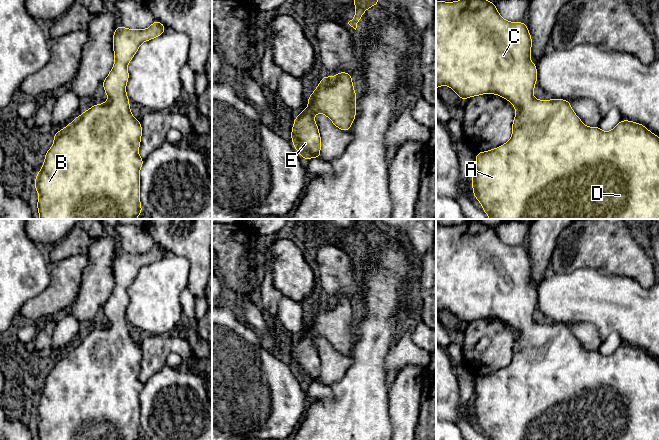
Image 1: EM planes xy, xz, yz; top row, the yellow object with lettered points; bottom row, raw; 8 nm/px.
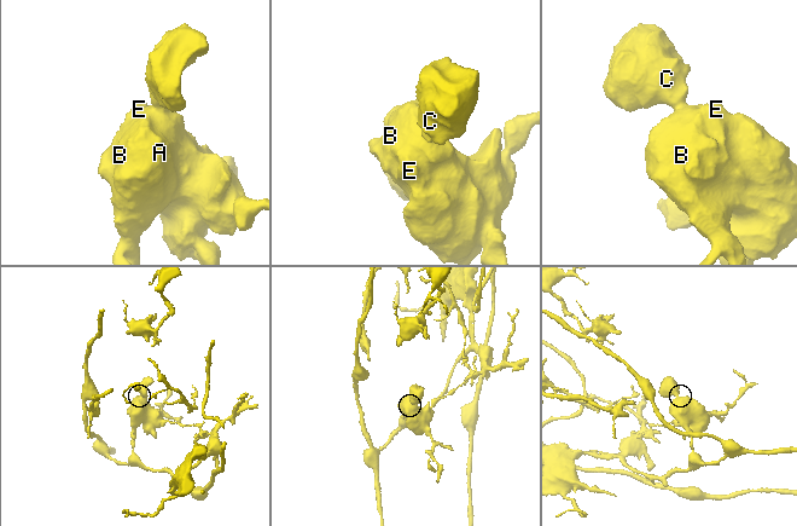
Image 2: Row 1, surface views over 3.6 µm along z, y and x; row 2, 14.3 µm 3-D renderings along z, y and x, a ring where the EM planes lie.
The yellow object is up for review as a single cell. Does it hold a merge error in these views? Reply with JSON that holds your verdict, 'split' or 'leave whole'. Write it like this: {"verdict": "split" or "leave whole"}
{"verdict": "leave whole"}

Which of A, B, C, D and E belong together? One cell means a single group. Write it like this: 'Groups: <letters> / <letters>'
Groups: A B C D E

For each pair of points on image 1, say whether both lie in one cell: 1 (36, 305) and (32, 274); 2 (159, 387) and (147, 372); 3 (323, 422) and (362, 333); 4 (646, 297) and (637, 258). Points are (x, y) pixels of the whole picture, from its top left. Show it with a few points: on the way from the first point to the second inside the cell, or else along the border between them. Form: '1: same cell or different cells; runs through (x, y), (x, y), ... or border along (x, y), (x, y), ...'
1: different cells; border along (49, 276), (49, 284), (31, 297), (18, 311)
2: different cells; border along (165, 365), (143, 383)
3: same cell; runs through (345, 400), (362, 383), (362, 355)
4: different cells; border along (624, 275), (637, 281), (643, 287), (648, 288)

